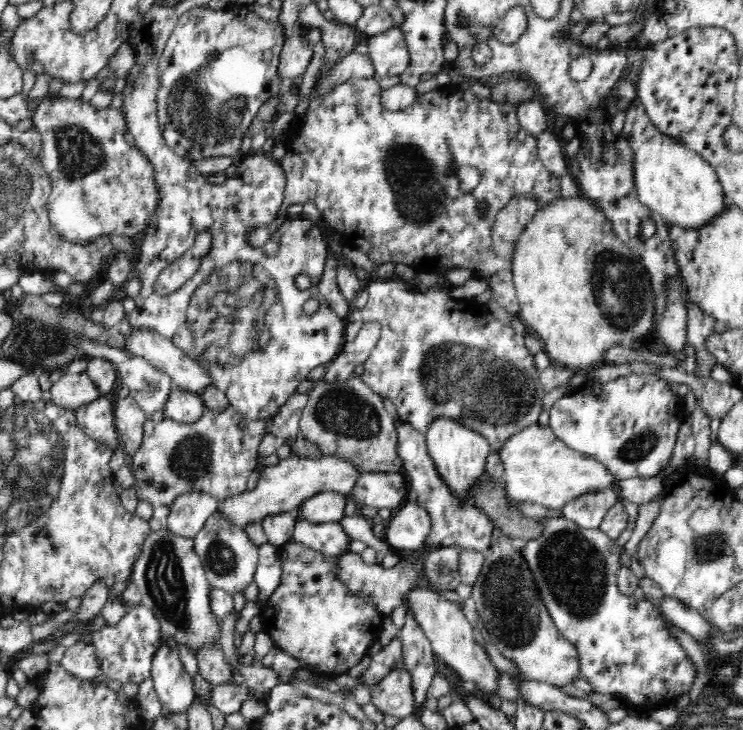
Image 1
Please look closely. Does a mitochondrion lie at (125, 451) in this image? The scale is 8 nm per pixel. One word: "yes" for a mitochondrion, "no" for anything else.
no

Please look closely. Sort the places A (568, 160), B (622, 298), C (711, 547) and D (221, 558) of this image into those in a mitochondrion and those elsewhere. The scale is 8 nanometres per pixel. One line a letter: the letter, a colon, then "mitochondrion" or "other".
A: other
B: mitochondrion
C: mitochondrion
D: mitochondrion

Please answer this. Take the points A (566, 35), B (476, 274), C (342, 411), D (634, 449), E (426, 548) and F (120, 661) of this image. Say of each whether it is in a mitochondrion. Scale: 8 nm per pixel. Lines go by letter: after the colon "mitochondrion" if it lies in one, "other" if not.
A: other
B: other
C: mitochondrion
D: mitochondrion
E: other
F: other

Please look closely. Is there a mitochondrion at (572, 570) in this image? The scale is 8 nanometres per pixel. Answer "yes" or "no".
yes

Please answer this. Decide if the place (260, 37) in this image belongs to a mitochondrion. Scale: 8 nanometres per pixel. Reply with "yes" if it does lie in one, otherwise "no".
no

